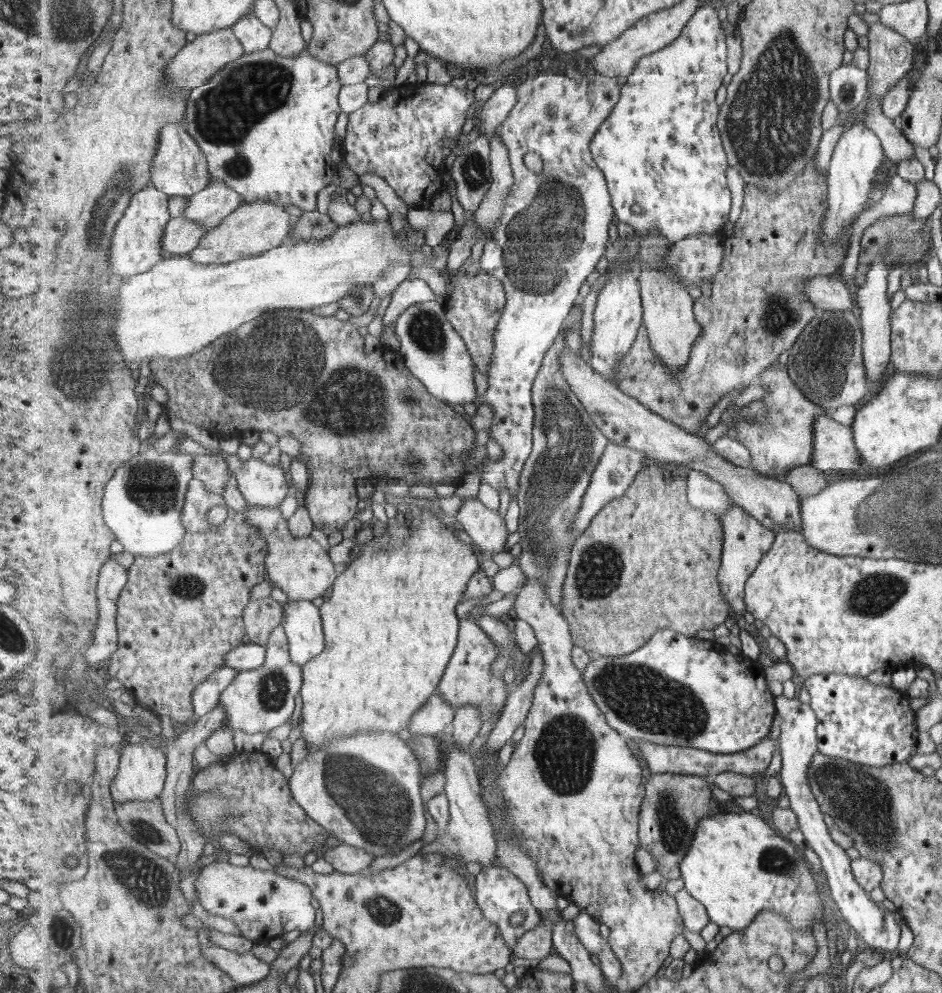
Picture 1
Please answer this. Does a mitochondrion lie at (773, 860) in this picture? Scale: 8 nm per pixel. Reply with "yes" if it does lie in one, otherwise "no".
yes

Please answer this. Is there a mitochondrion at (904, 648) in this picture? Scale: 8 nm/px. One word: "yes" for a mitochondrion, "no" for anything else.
no

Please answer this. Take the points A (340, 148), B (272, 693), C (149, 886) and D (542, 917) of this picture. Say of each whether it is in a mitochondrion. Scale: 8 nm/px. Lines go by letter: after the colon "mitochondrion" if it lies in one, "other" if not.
A: other
B: mitochondrion
C: mitochondrion
D: other

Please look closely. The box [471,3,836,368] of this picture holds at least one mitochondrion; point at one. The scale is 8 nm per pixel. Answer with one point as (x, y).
(769, 123)

